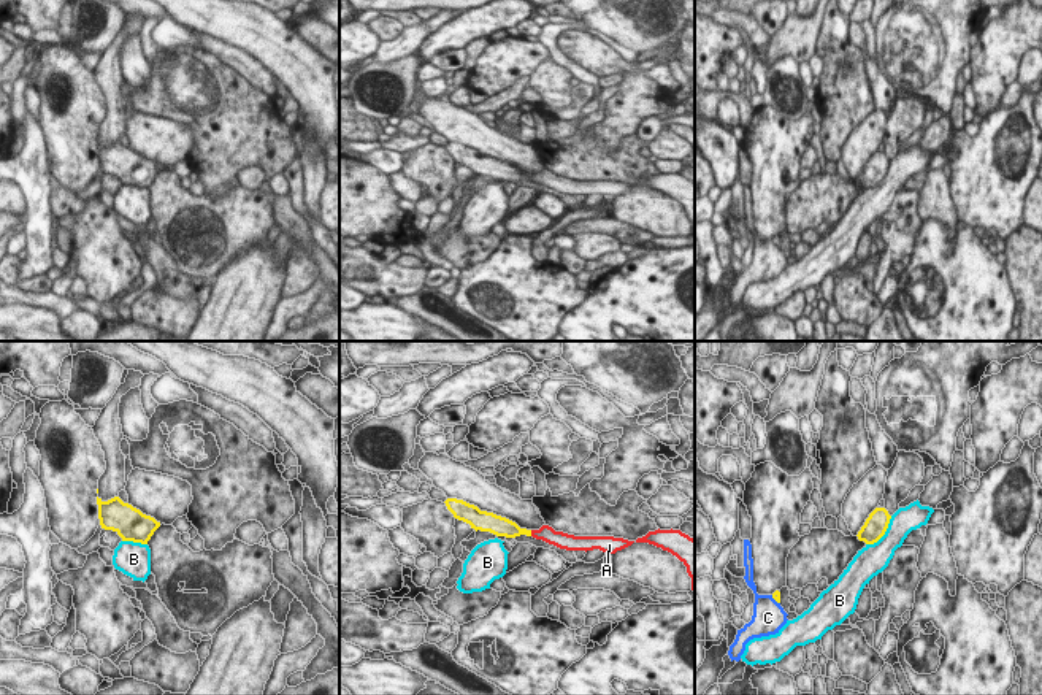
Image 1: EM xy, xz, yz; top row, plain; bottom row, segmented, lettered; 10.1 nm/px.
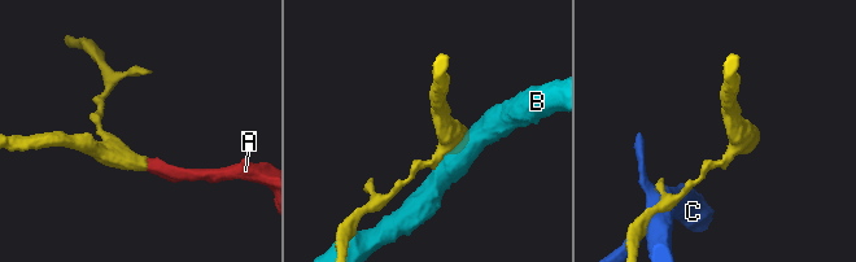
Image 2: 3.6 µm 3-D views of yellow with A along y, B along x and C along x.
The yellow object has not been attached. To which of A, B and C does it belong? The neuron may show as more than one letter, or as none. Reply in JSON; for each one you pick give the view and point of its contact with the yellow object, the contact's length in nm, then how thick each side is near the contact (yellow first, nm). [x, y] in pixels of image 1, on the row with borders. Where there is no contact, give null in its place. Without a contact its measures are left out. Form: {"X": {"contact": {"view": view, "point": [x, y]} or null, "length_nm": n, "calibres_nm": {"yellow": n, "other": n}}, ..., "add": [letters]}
{"A": {"contact": {"view": "xz", "point": [530, 533]}, "length_nm": 70, "calibres_nm": {"yellow": 170, "other": 160}}, "add": ["A"]}

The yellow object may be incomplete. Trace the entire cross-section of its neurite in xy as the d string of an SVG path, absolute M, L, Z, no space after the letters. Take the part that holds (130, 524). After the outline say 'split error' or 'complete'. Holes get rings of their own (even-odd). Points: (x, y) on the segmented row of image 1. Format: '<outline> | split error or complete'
M97 497L98 519L105 530L116 532L122 541L147 544L154 532L160 527L154 517L124 503L119 497L103 501Z | complete

